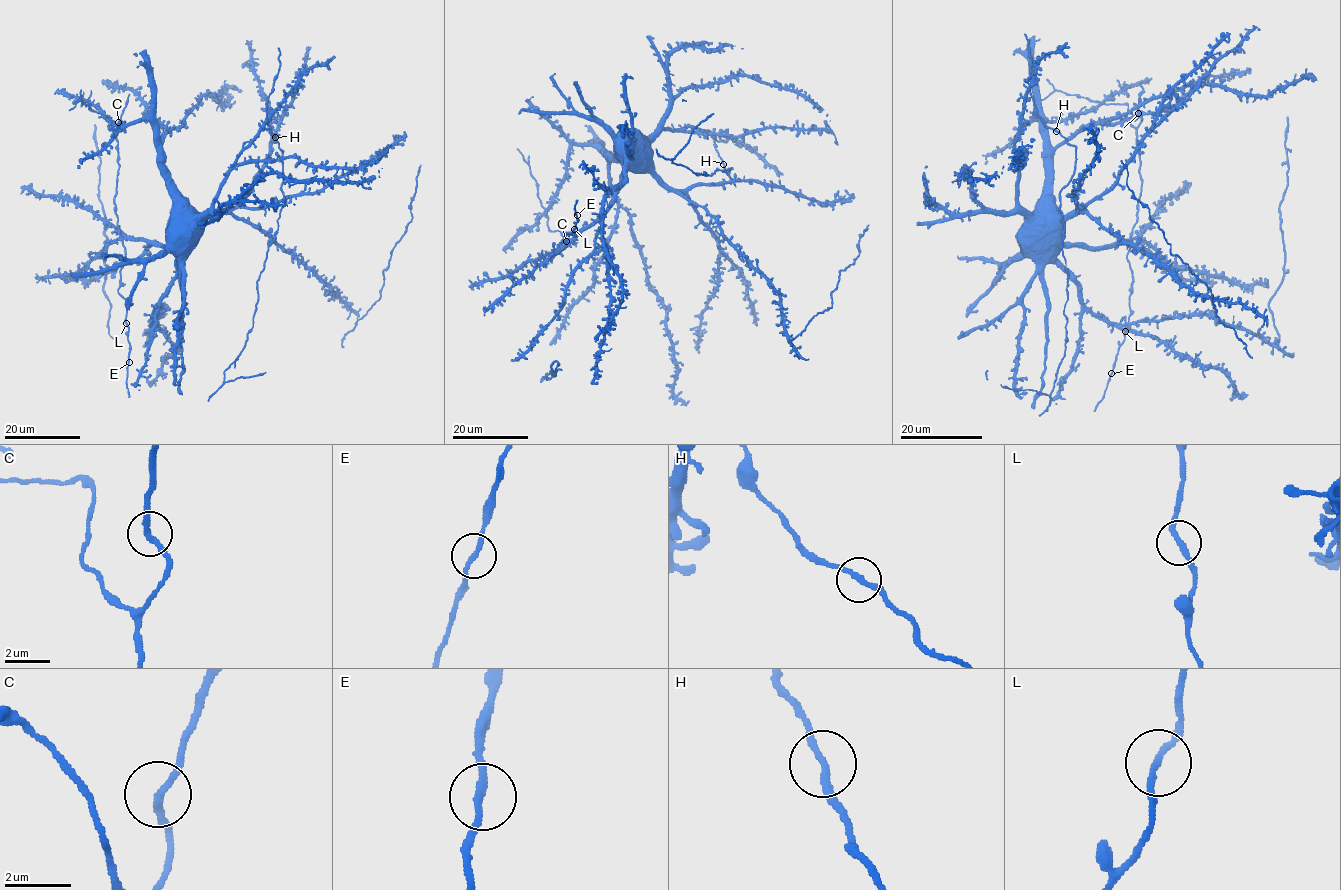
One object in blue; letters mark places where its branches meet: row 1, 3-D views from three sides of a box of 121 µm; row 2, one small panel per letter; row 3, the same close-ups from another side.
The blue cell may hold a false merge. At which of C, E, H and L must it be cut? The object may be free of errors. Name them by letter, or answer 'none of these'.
none of these

